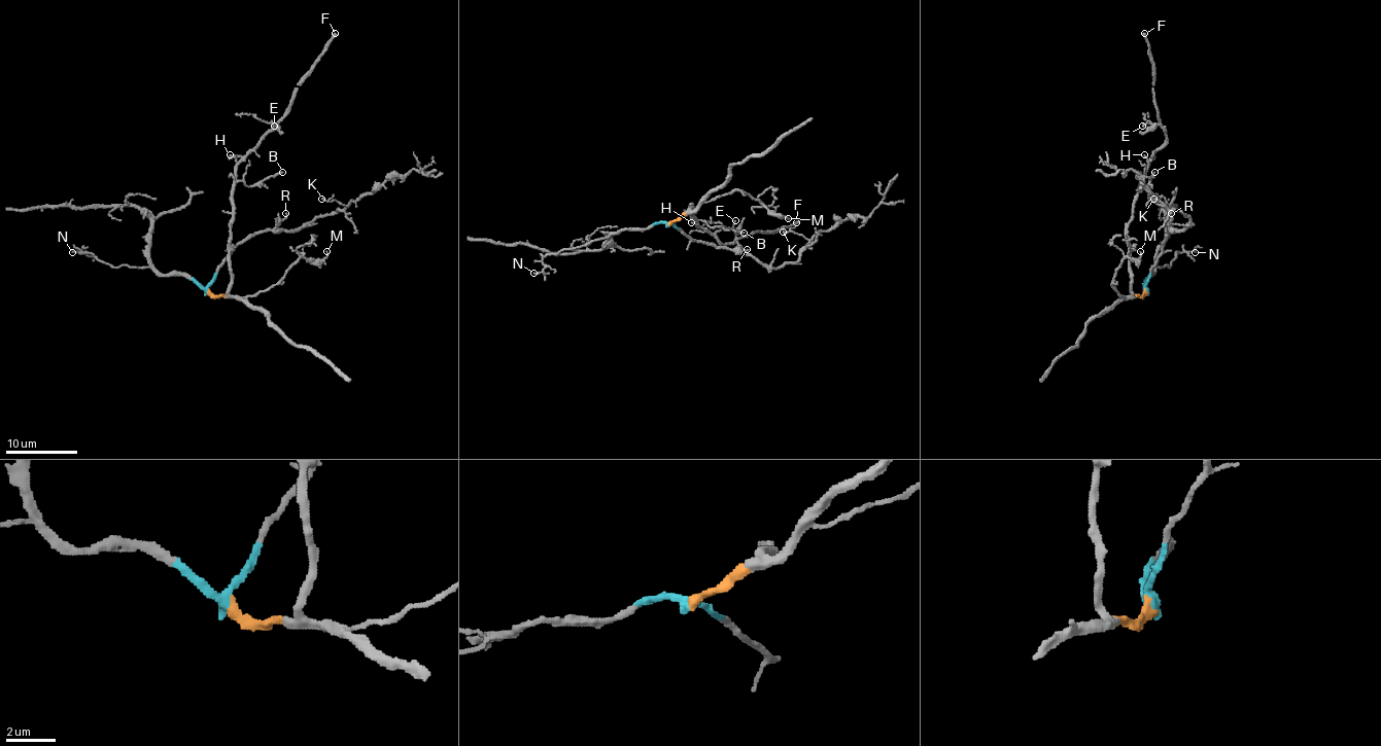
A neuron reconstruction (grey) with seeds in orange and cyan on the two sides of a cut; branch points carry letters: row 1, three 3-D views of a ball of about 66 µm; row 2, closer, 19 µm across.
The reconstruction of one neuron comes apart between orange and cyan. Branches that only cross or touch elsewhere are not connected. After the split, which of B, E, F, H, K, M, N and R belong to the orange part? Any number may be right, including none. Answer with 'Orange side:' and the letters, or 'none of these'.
Orange side: B, E, F, H, M

